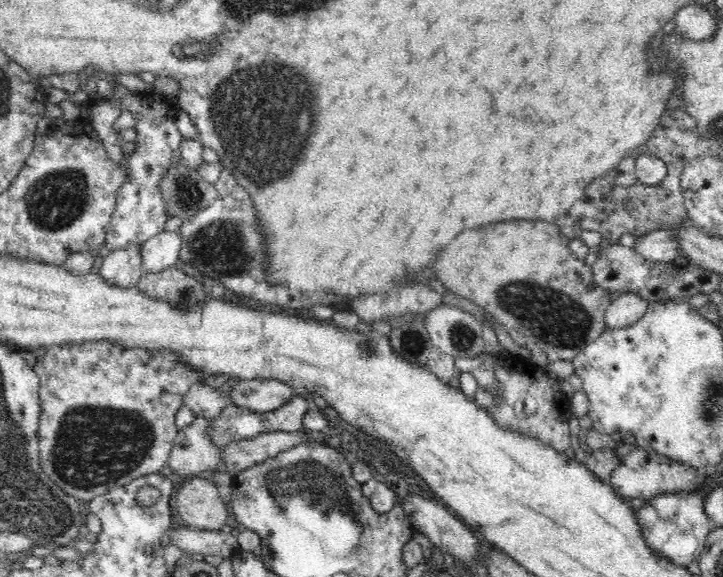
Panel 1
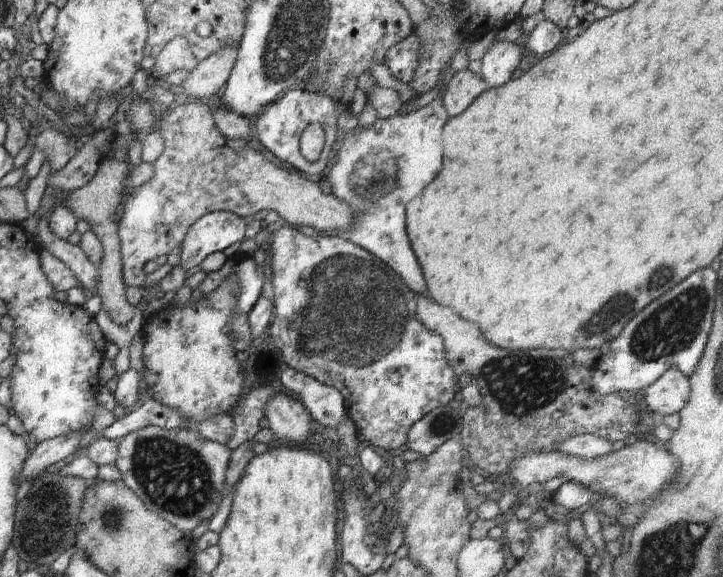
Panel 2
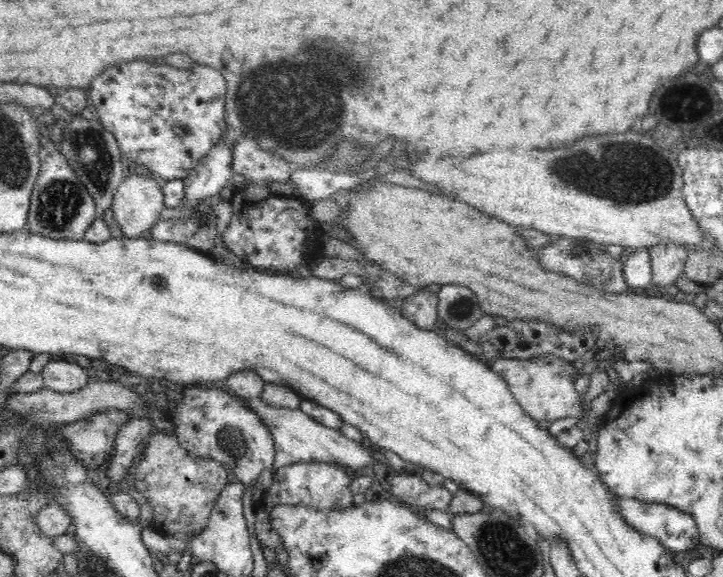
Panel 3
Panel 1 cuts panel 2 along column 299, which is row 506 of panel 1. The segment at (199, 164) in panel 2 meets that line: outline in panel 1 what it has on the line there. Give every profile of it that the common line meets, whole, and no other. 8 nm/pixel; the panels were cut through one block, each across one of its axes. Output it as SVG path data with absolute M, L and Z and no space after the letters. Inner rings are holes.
M207 476L185 480L174 492L176 512L186 527L221 531L228 512L217 486Z

